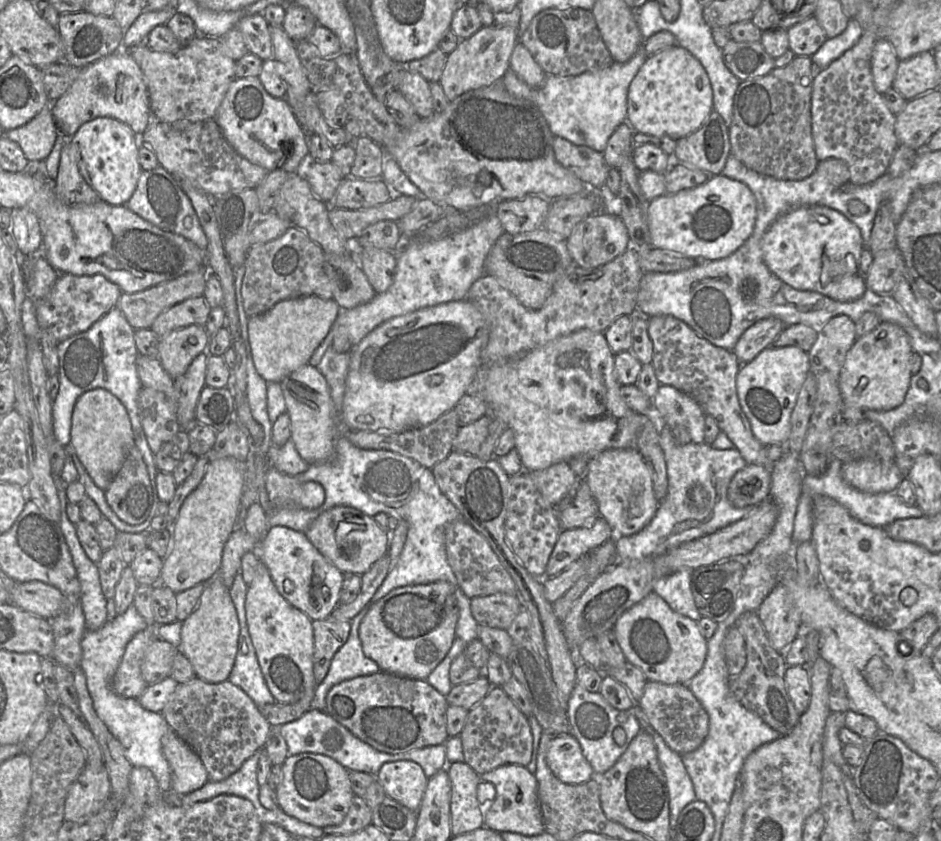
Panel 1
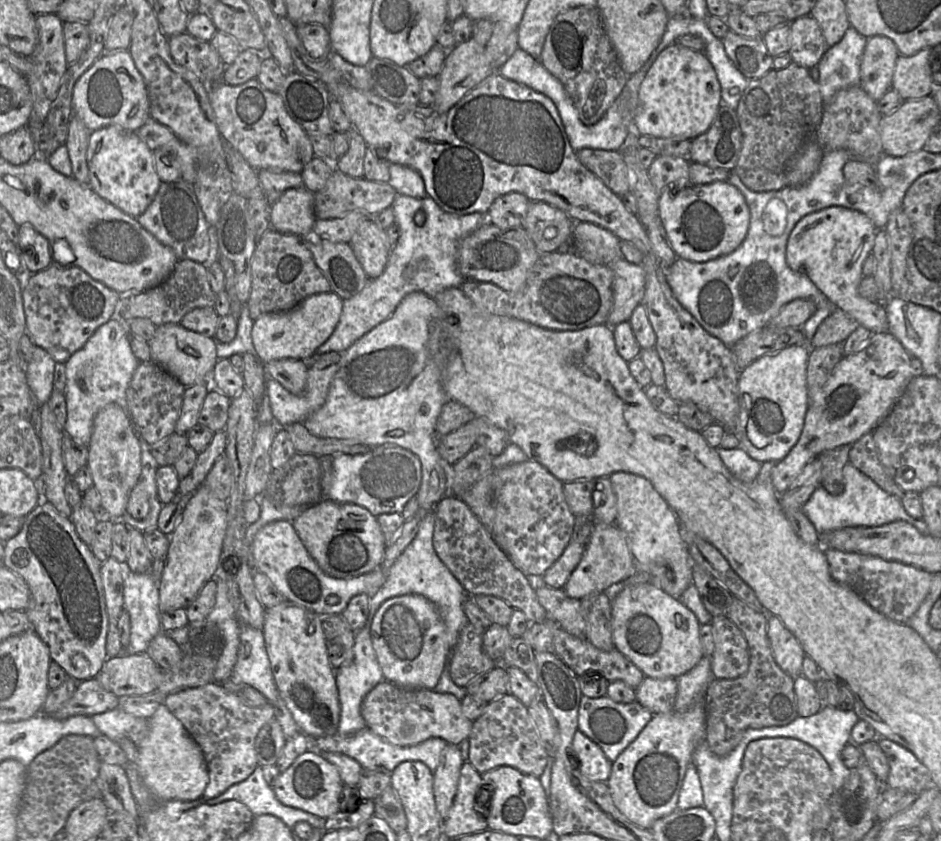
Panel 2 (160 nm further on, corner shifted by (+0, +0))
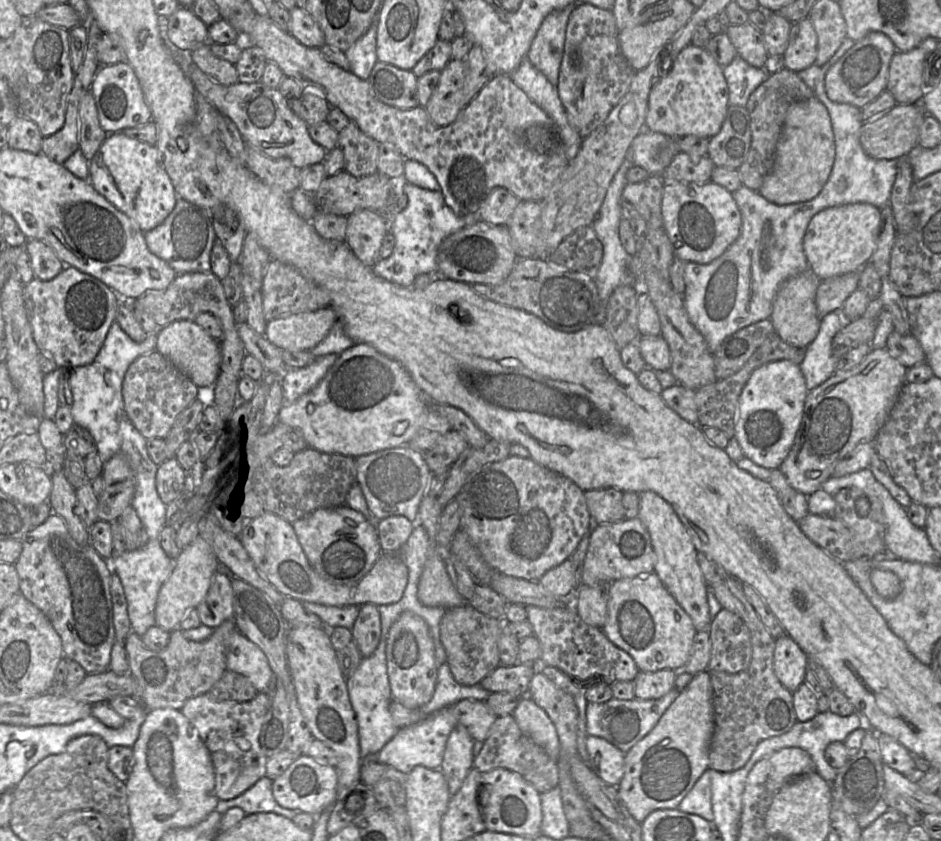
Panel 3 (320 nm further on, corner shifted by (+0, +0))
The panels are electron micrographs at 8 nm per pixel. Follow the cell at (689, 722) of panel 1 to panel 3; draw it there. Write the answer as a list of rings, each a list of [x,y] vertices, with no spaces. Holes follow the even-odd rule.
[[[670,669],[656,672],[639,671],[633,680],[634,696],[638,700],[655,700],[666,695],[675,684],[677,673]]]

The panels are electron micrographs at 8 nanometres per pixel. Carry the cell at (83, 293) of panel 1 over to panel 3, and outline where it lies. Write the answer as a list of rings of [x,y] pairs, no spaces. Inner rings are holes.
[[[64,263],[64,269],[52,280],[34,278],[25,284],[23,298],[32,336],[39,350],[48,354],[59,368],[72,369],[94,361],[115,321],[119,296],[99,279]]]

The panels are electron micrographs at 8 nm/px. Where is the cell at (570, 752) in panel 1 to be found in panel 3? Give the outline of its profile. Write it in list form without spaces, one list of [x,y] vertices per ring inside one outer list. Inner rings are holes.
[[[587,736],[588,766],[606,783],[617,787],[623,777],[625,753],[607,740]]]

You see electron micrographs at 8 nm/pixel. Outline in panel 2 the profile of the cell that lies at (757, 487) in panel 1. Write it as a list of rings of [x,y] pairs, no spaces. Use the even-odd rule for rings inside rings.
[[[888,332],[873,333],[858,352],[843,356],[826,384],[815,396],[811,397],[799,440],[772,470],[772,483],[779,495],[785,492],[803,468],[817,459],[821,453],[842,445],[854,444],[863,435],[873,432],[878,427],[898,403],[913,378],[911,359],[912,356],[901,342]]]

